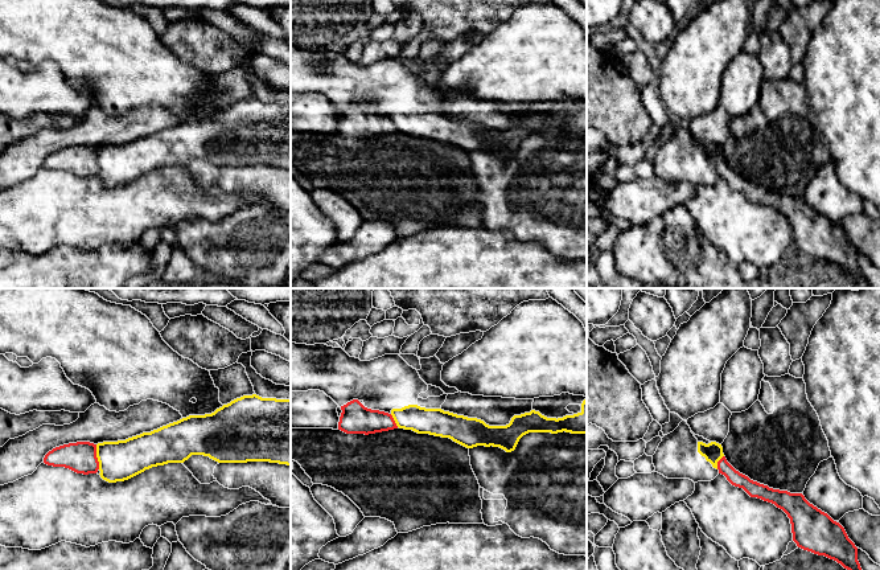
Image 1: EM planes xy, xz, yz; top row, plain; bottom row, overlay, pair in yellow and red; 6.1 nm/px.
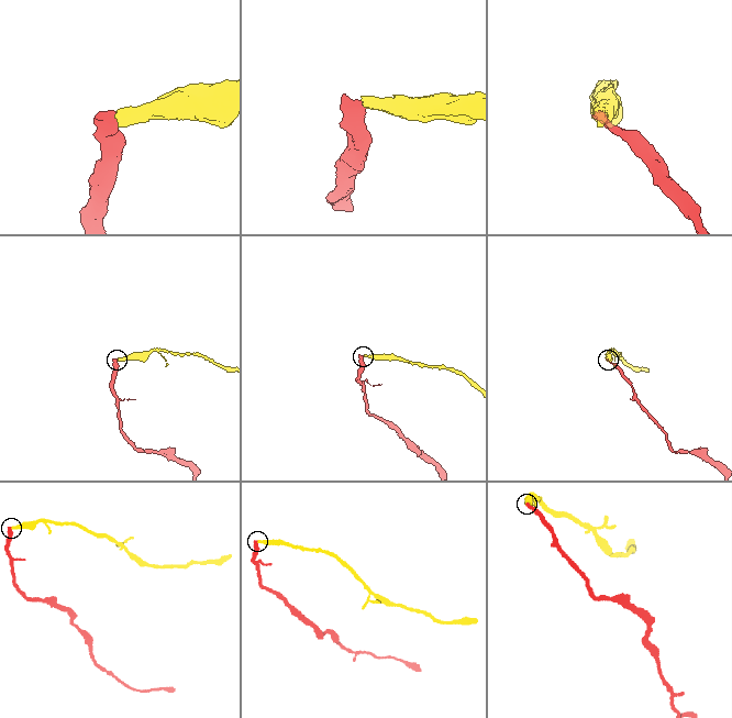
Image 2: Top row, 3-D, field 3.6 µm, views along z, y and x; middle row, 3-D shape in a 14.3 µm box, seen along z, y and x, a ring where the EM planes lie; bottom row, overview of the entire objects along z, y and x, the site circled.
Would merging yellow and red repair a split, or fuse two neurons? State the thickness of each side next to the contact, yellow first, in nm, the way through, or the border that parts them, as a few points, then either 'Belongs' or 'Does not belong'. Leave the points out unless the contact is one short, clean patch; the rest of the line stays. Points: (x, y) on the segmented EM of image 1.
Thickness 240 nm (yellow) against 190 nm. Boundary: xy (95, 445), (99, 468). Does not belong

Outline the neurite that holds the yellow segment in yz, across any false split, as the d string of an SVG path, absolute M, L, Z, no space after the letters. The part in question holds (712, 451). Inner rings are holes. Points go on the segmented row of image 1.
M686 421L662 438L653 464L667 479L711 481L719 475L717 462L724 456L721 444L699 442Z

